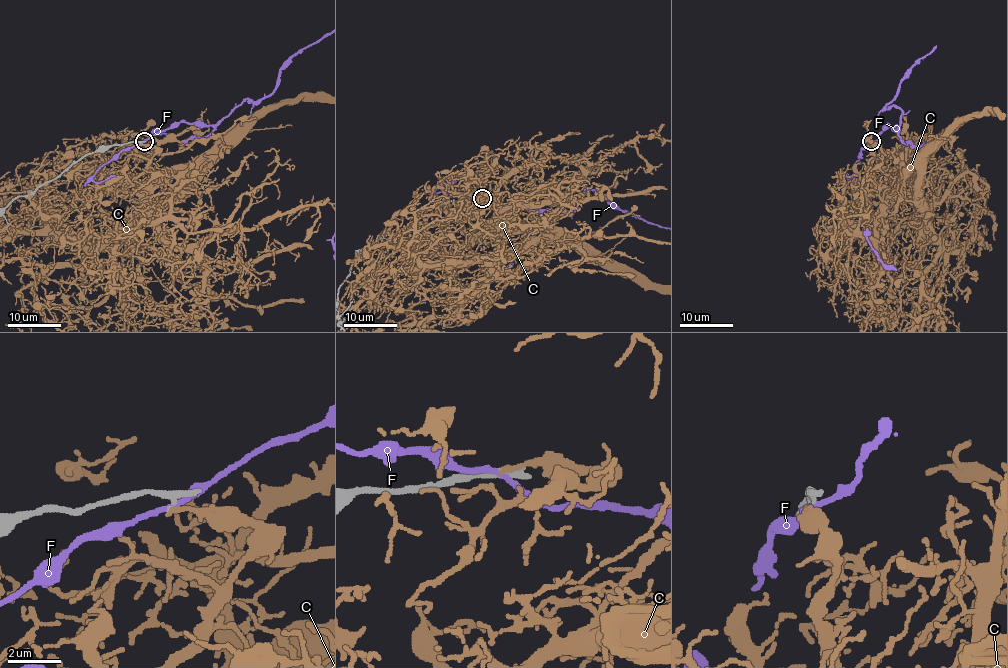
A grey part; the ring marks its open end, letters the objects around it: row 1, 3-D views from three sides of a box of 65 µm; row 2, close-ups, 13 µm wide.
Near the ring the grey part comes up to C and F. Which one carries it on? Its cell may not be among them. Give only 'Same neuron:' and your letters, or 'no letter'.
Same neuron: no letter

